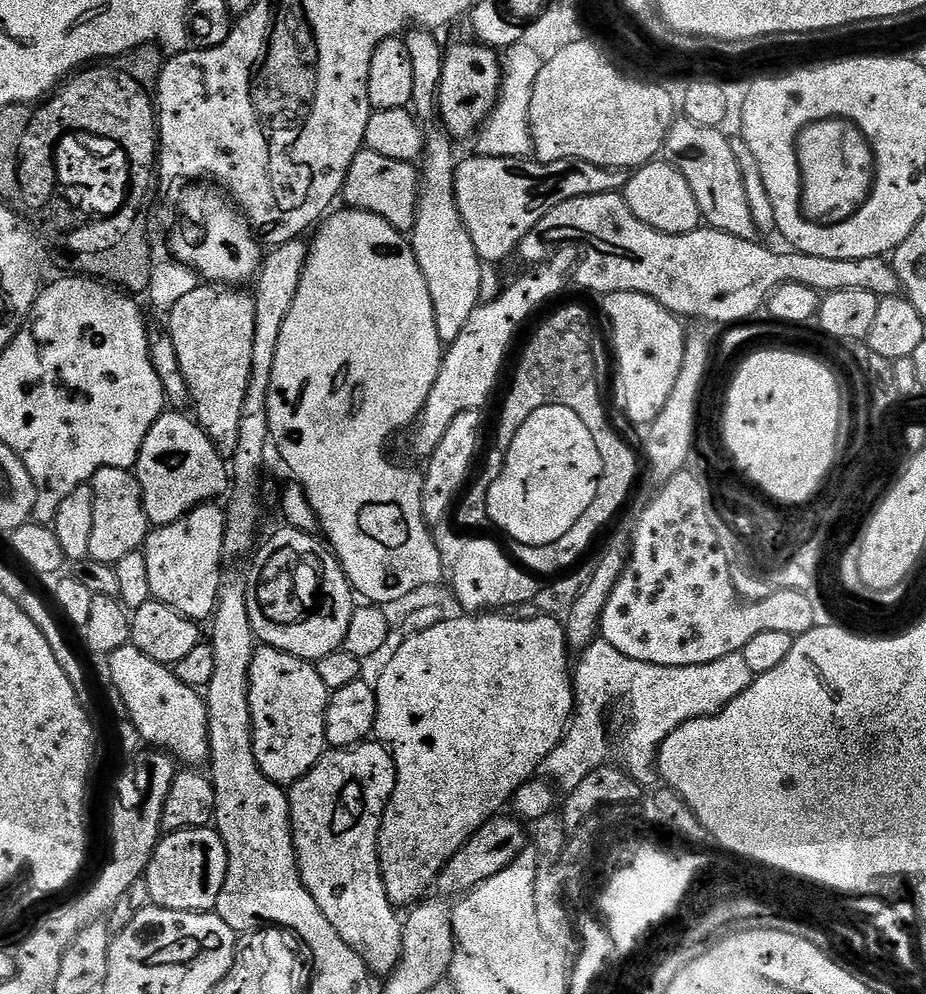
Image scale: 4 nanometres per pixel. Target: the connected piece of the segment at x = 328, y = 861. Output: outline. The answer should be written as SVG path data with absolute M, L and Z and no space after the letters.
M365 742L352 748L325 751L297 784L287 789L300 881L310 890L314 902L318 902L330 926L338 930L338 938L366 962L369 972L380 978L388 977L398 966L404 933L401 917L396 917L397 909L390 902L380 873L380 823L395 785L396 763L391 752L379 742Z

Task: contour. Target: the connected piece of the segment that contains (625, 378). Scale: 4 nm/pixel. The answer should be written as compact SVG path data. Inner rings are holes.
M609 292L603 300L604 312L612 323L612 344L616 347L616 404L634 423L650 426L658 418L662 406L666 406L670 390L674 390L674 382L678 382L682 370L686 331L680 325L683 324L681 317L668 312L666 306L646 294Z

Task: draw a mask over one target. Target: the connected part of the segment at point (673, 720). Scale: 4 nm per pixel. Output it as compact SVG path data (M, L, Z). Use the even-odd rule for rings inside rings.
M597 638L588 644L579 653L580 661L575 661L572 674L572 689L576 695L576 709L572 712L572 722L568 726L568 733L562 738L554 750L542 762L540 772L547 779L554 782L557 789L565 793L573 792L595 768L603 768L609 763L608 755L612 752L612 744L608 741L608 711L615 706L619 700L624 700L624 712L628 717L624 720L624 733L620 736L620 760L625 772L631 776L634 782L638 782L641 789L651 790L658 784L658 765L660 762L660 747L662 742L678 726L682 726L691 720L706 718L718 714L738 694L742 694L751 686L754 675L749 664L741 656L739 651L728 650L718 662L709 664L695 664L694 666L654 666L646 662L634 662L634 658L626 658L610 642Z

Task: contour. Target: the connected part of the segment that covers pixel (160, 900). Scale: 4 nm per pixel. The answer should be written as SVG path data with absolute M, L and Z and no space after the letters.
M205 826L203 828L182 828L178 832L169 832L161 839L157 844L154 854L152 855L152 861L148 864L148 871L146 873L146 884L148 880L148 900L153 905L158 907L164 907L166 910L174 911L190 911L190 912L212 912L218 902L218 894L222 894L222 882L226 882L226 870L228 869L228 851L226 846L222 842L219 832L215 827Z

